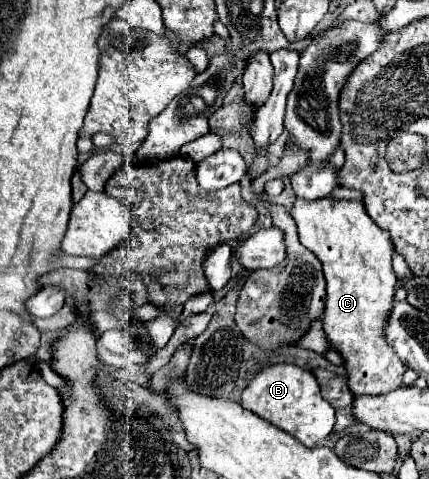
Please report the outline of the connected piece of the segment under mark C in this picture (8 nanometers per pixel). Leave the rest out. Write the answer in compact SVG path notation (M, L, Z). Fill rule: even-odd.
M331 197L319 201L297 199L291 215L297 223L301 245L315 253L323 265L327 281L323 331L329 345L343 357L349 391L353 395L383 395L399 389L407 369L383 337L397 285L391 267L393 243L389 233L369 219L361 201L333 201Z

